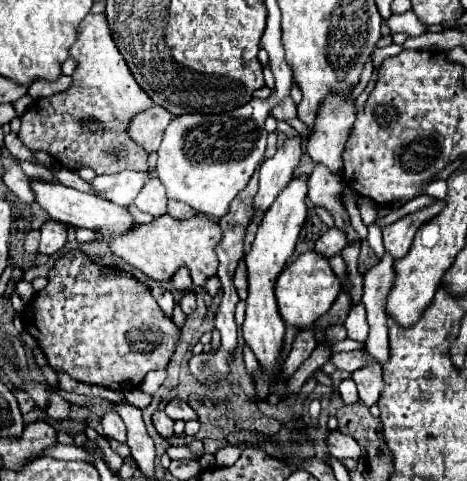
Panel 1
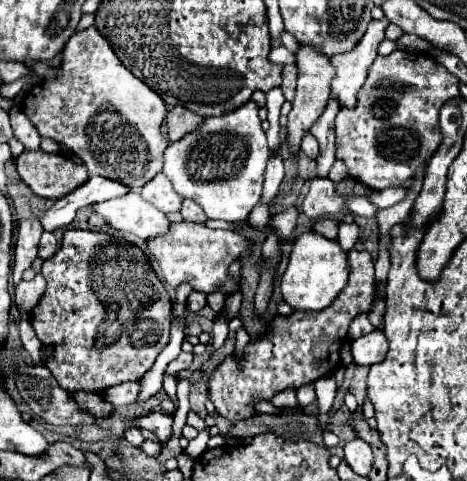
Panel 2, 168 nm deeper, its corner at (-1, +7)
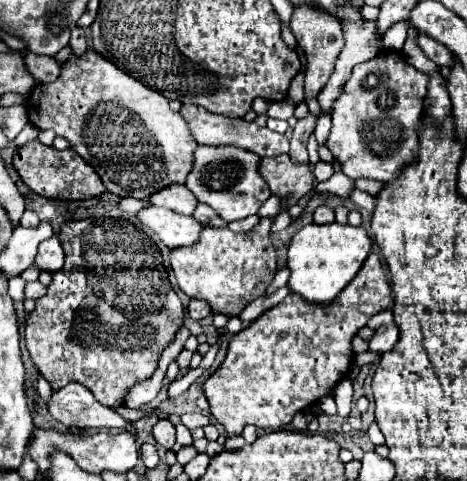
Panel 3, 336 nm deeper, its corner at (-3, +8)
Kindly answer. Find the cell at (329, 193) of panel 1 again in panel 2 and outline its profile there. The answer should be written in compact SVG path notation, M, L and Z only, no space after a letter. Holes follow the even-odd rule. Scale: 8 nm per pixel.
M333 95L329 97L329 105L325 107L325 113L313 123L311 133L319 141L319 159L317 159L317 175L327 177L331 165L335 163L335 129L333 121L341 105L333 101Z

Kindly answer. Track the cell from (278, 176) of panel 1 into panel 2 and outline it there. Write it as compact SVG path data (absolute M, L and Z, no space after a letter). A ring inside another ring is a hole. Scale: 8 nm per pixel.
M299 45L297 67L299 67L297 95L293 99L293 109L289 113L289 125L287 125L287 139L291 141L295 151L301 145L303 133L309 131L313 121L317 121L317 117L323 113L327 99L329 99L329 81L333 81L333 65L331 65L329 57L321 57L321 53L317 53L317 49L305 49L305 45Z

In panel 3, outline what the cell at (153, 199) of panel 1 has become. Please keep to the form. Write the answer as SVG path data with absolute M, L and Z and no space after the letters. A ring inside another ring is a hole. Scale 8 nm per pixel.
M171 184L167 188L161 188L149 196L149 202L161 208L169 208L177 214L193 214L197 204L195 196L185 188L185 184Z

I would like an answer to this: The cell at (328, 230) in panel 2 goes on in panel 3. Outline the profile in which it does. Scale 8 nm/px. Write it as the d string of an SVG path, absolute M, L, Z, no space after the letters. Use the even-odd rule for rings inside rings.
M321 206L315 210L313 220L315 220L315 224L331 224L331 222L335 222L335 212L327 206Z

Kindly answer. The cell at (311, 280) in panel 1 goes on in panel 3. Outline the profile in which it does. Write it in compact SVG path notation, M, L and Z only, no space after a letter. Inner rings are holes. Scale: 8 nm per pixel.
M337 222L333 224L323 224L323 226L317 226L317 224L307 224L303 226L293 238L291 238L291 244L289 244L289 258L287 258L287 268L291 272L289 276L289 290L291 294L297 294L301 296L303 300L307 300L309 304L329 304L337 298L337 294L355 278L355 274L359 272L363 260L367 258L371 250L371 238L369 234L363 230L363 228L355 228L355 226L341 226Z

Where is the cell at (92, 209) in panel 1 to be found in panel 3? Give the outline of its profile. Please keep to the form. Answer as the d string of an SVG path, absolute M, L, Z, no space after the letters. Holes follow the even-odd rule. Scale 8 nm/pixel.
M153 204L143 206L137 212L137 220L143 228L153 230L165 242L167 248L195 244L203 228L199 222L193 220L193 216L183 216L167 208L157 208Z

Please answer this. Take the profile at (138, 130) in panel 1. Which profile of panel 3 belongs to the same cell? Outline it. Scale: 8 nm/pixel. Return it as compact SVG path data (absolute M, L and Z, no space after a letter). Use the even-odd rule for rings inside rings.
M183 106L181 108L181 116L189 126L189 132L193 136L193 140L197 144L209 144L209 146L223 146L223 144L235 144L235 146L243 146L259 156L279 156L279 154L287 154L289 150L289 140L283 134L277 134L269 128L261 128L255 122L245 122L243 118L239 120L231 120L227 116L221 114L213 114L205 108L199 106Z

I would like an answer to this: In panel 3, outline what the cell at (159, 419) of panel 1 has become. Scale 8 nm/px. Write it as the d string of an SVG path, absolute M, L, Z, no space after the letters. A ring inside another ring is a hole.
M159 420L153 426L153 436L155 436L155 440L157 440L159 446L163 446L163 448L169 450L175 444L175 426L169 420Z

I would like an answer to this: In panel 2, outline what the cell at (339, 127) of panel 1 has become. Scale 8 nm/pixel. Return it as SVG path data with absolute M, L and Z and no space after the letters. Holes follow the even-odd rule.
M383 17L381 21L371 21L365 37L355 45L349 53L339 53L331 59L337 75L331 83L331 93L339 99L341 107L355 107L357 105L357 93L367 77L367 67L377 57L377 47L385 39L385 29L389 25L389 19Z

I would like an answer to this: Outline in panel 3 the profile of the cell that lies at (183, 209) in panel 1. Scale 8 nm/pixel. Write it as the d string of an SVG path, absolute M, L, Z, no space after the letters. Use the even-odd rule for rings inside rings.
M197 204L195 212L193 212L193 218L205 226L213 226L213 228L219 228L219 226L227 226L227 222L219 220L219 216L215 214L213 208L209 208L207 204Z

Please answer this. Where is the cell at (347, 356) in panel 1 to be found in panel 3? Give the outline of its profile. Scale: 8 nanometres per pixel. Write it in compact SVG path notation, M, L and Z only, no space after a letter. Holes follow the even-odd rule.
M389 324L389 326L383 326L375 332L375 336L369 340L369 350L371 352L389 352L393 350L393 346L397 344L397 338L399 338L399 330L395 324Z

